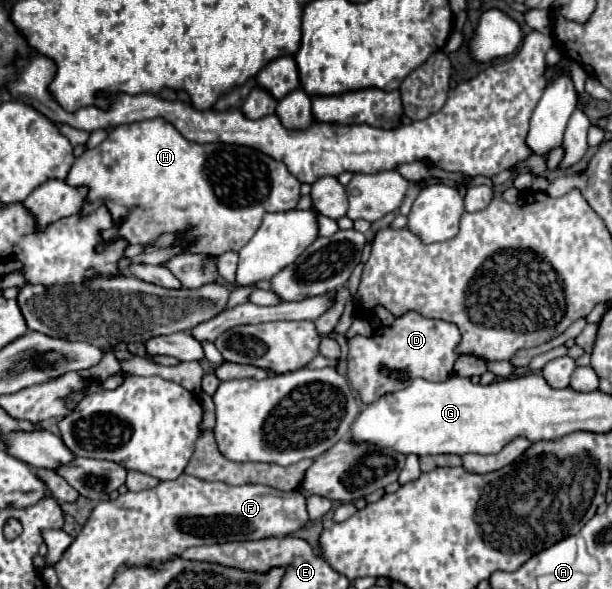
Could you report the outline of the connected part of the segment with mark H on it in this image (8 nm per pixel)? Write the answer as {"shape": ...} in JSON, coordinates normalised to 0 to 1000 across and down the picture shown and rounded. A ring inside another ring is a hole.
{"shape":[[[263,200],[185,217],[158,251],[139,255],[132,268],[123,272],[109,309],[116,309],[116,316],[145,319],[145,333],[132,353],[136,363],[145,363],[155,350],[175,350],[188,370],[208,370],[208,377],[194,384],[194,397],[214,404],[214,414],[240,414],[270,394],[289,394],[312,384],[309,401],[322,404],[312,428],[351,435],[391,428],[426,384],[433,360],[479,357],[492,336],[489,306],[462,275],[404,248],[312,241]]]}

